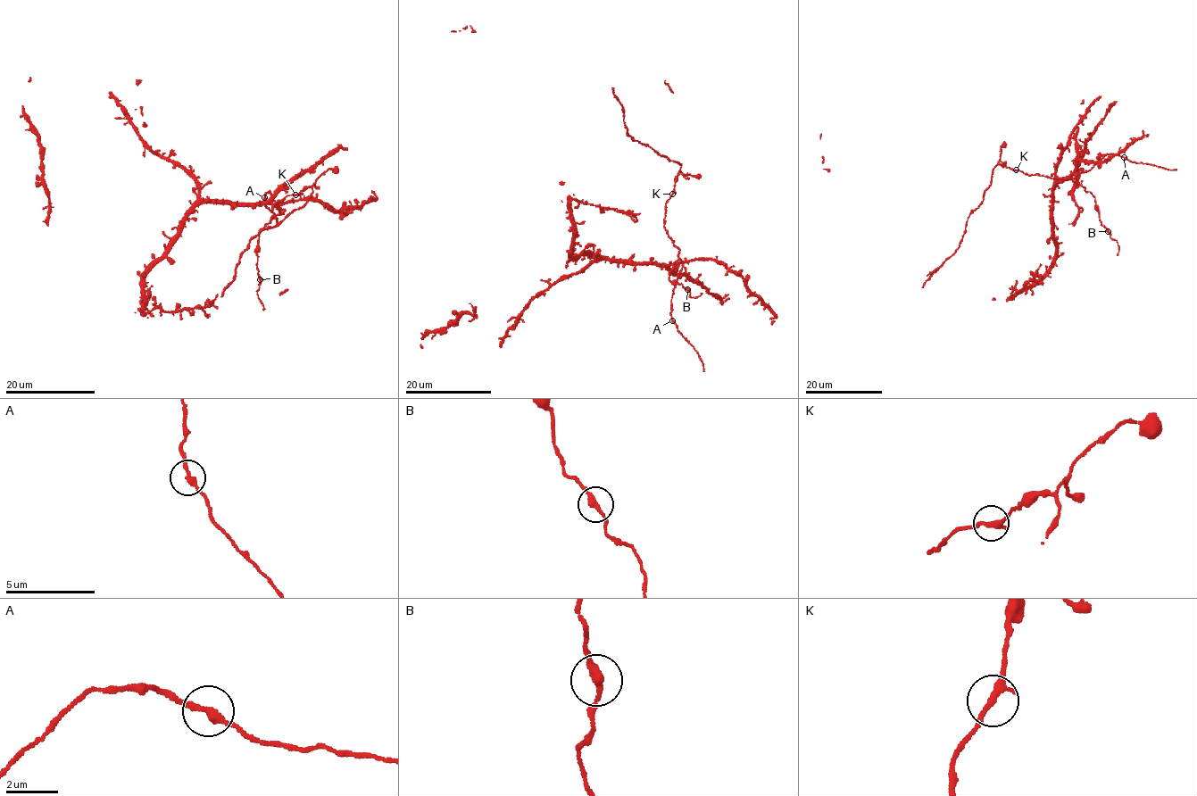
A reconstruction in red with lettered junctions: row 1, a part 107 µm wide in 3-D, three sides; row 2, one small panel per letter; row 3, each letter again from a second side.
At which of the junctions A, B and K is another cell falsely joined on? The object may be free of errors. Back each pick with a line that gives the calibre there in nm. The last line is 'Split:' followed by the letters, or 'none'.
Split: none

